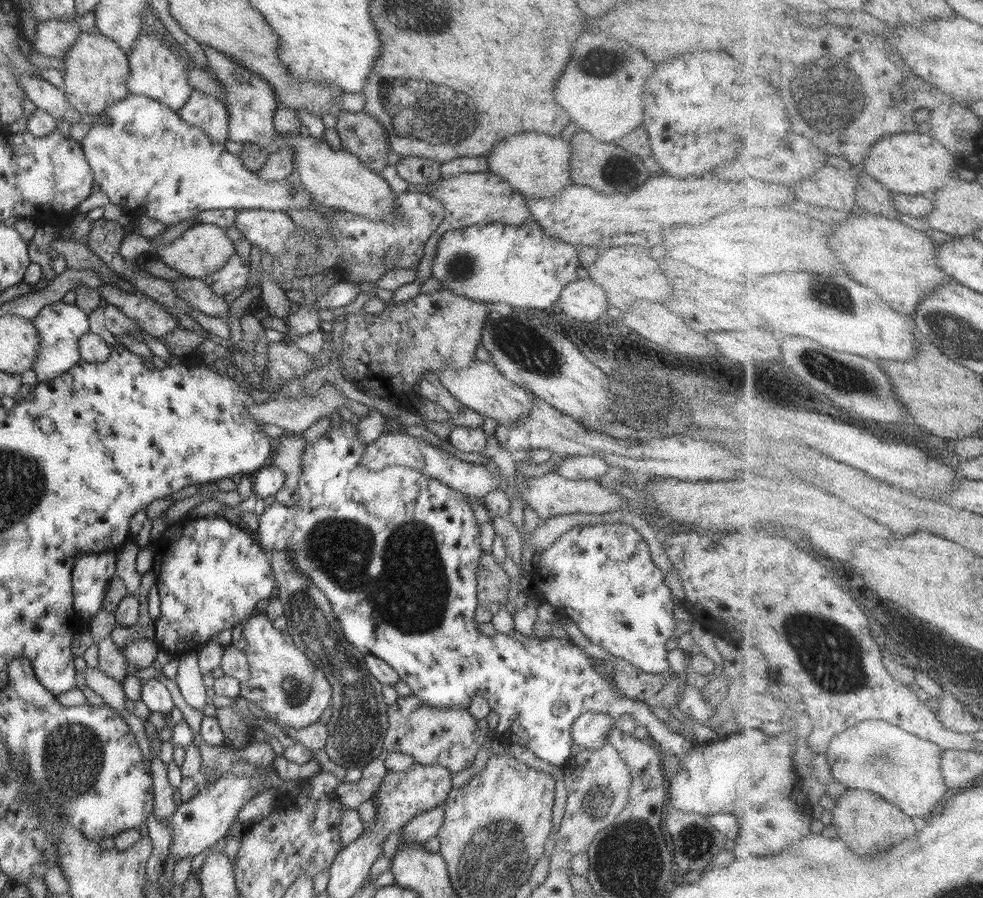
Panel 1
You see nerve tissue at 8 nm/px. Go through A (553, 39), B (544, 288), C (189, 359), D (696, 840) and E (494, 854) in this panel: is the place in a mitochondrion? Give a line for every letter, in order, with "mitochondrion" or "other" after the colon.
A: other
B: other
C: other
D: mitochondrion
E: mitochondrion

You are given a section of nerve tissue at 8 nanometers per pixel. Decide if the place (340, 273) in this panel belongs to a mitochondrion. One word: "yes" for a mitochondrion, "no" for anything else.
no

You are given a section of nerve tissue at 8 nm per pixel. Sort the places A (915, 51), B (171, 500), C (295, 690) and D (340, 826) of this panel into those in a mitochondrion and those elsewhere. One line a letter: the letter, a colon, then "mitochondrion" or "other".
A: other
B: other
C: mitochondrion
D: other

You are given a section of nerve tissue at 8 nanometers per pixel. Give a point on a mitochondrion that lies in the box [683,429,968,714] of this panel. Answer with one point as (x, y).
(820, 650)

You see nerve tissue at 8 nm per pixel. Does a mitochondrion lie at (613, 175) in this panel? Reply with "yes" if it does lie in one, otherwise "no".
no

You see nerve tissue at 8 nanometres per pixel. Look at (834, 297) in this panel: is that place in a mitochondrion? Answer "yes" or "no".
yes

